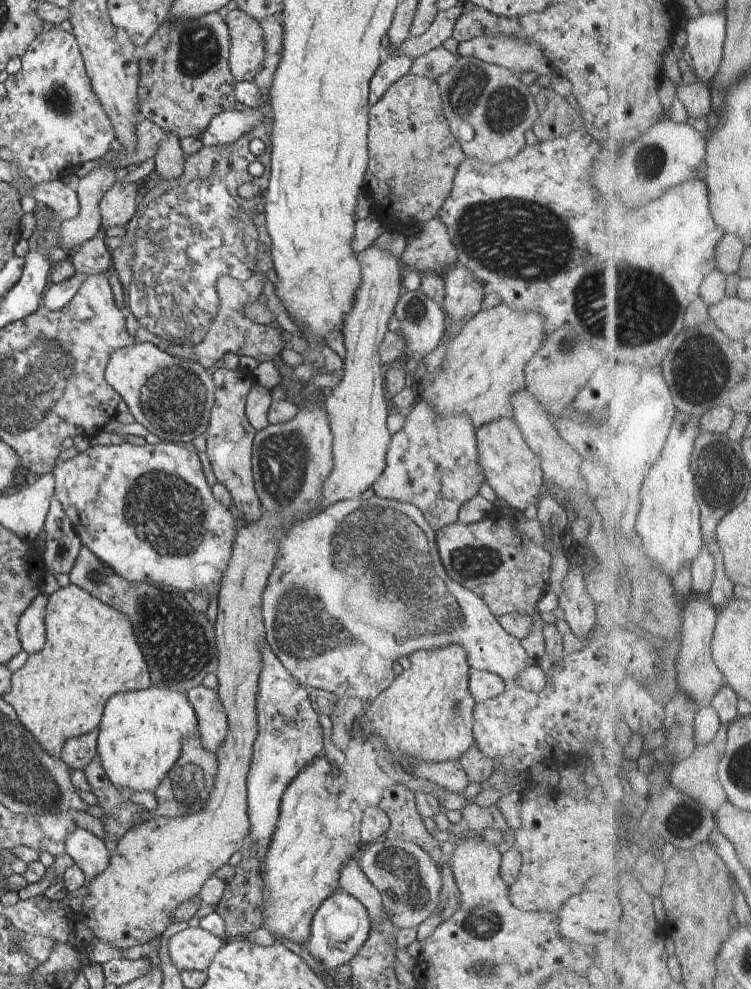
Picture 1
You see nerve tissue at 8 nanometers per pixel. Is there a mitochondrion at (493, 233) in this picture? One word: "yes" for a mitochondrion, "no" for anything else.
yes

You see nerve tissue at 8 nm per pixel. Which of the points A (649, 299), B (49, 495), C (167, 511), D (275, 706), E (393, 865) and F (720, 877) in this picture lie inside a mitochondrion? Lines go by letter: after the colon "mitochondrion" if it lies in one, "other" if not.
A: mitochondrion
B: other
C: mitochondrion
D: other
E: mitochondrion
F: other

